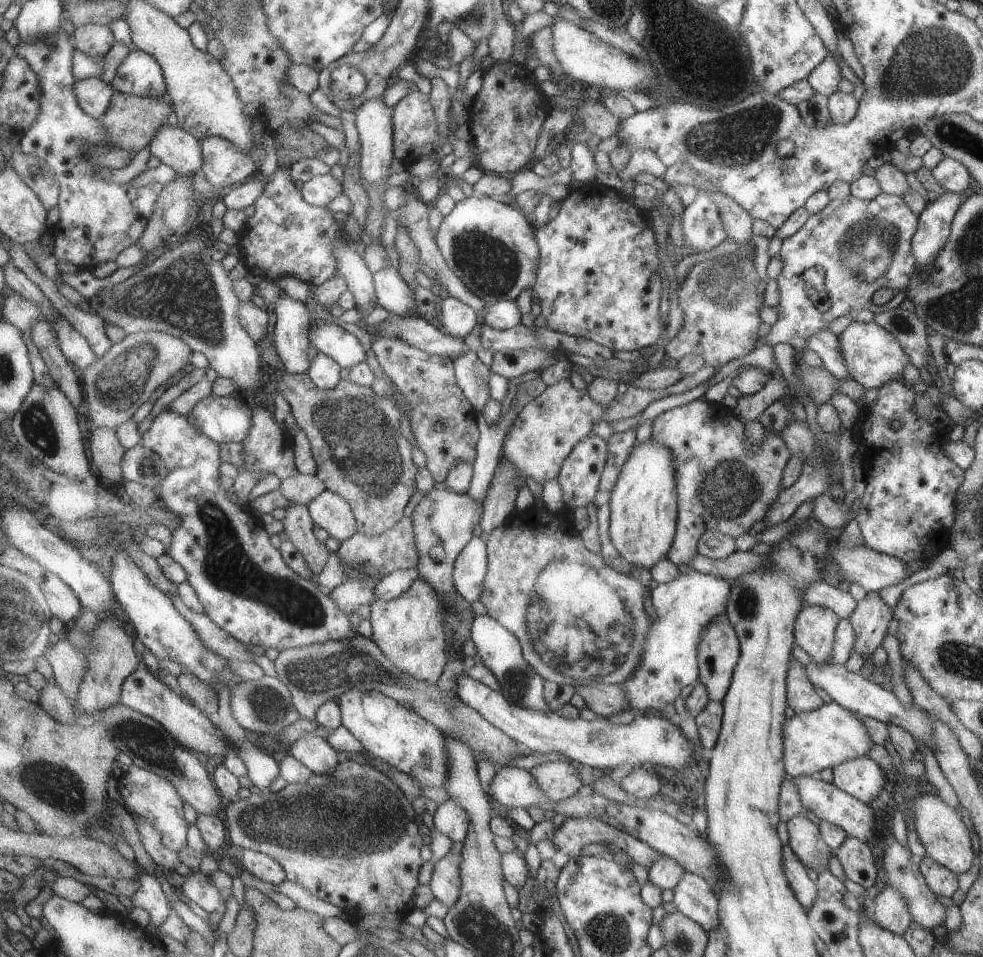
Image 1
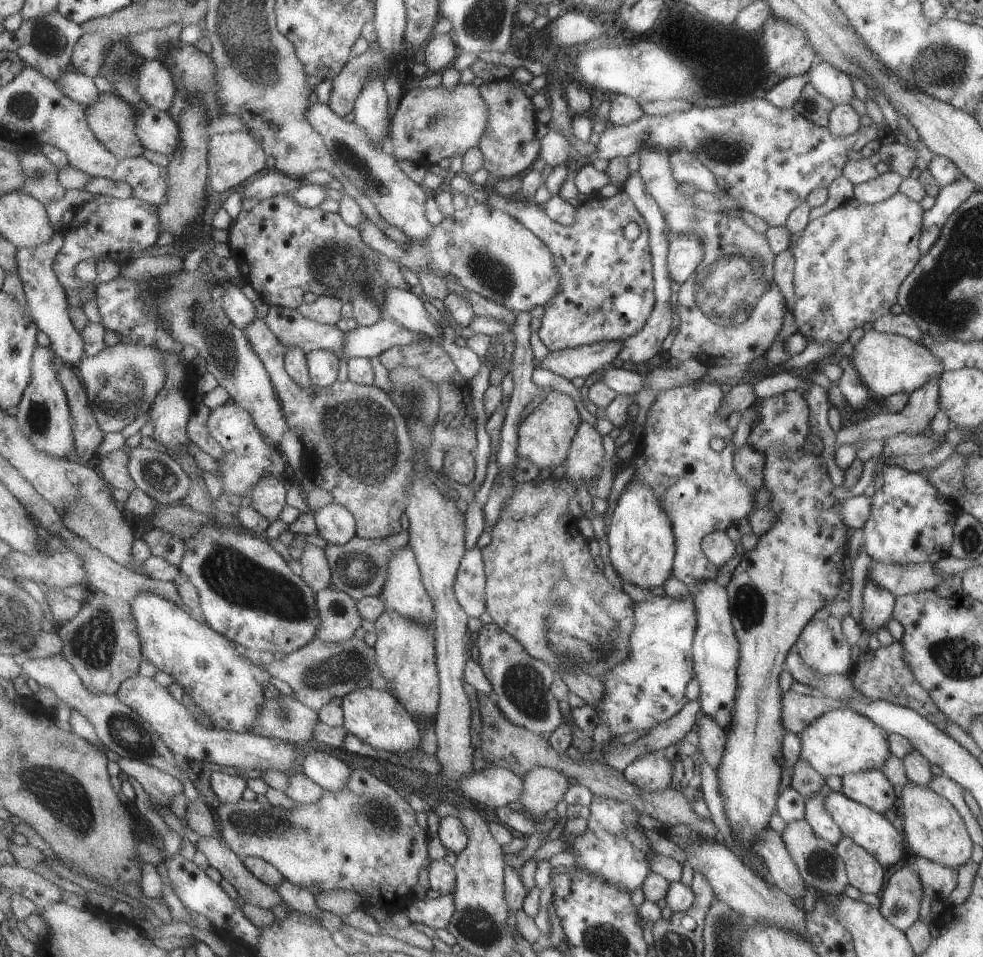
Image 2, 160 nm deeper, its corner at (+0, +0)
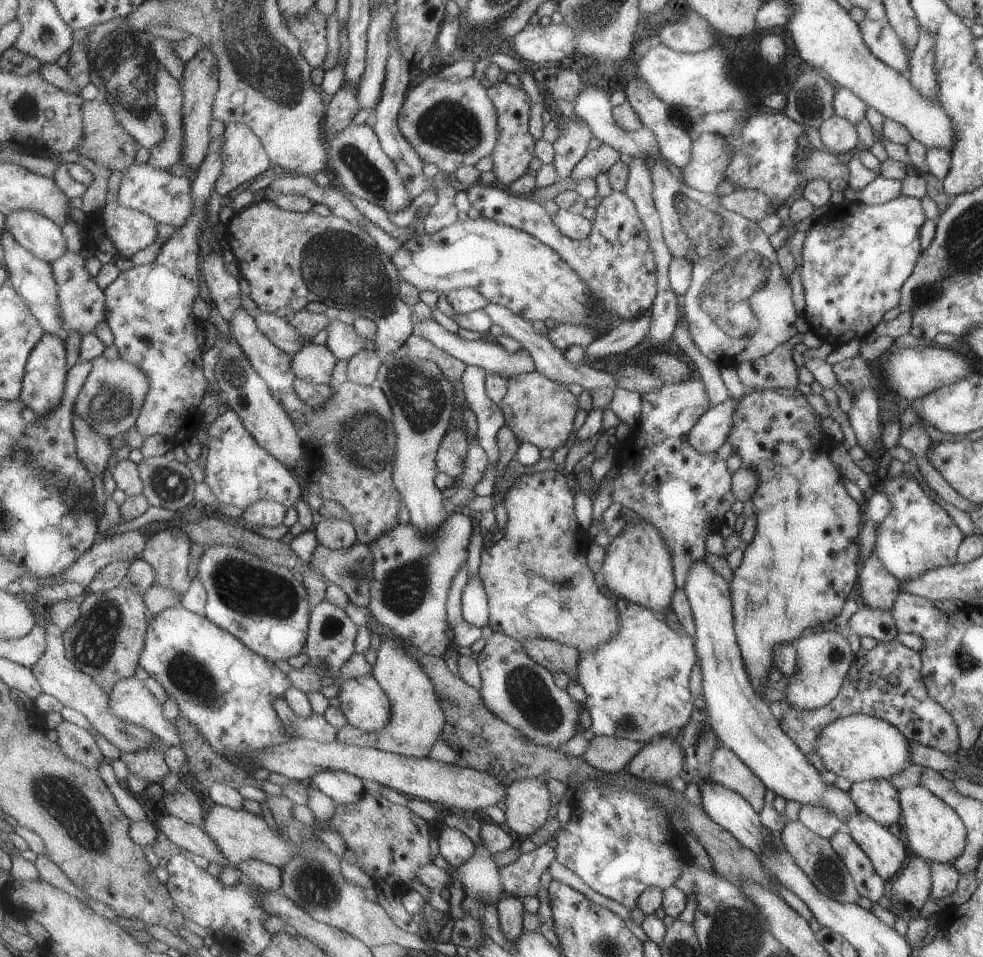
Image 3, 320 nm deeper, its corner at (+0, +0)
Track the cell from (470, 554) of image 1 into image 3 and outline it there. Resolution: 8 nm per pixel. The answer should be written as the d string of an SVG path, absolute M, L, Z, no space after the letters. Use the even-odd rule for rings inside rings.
M480 576L469 578L463 589L463 618L480 629L489 626L490 604L483 580Z

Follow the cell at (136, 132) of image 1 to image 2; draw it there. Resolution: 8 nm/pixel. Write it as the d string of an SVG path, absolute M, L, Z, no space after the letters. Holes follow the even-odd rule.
M106 92L101 94L95 104L86 107L86 112L89 126L93 129L96 137L117 158L143 157L145 147L140 142L140 136L136 133L136 116L138 114L131 103L121 98L116 92Z

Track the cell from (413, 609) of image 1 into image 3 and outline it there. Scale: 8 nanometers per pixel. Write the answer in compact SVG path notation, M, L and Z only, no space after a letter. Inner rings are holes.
M383 638L378 652L378 660L372 672L392 700L392 720L383 731L370 733L354 727L351 723L338 730L338 740L345 744L378 748L392 753L412 757L426 757L433 746L442 738L447 719L440 705L436 684L425 672L423 665L409 656L401 638Z

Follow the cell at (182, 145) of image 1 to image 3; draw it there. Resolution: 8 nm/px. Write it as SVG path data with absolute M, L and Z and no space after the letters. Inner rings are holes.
M128 17L111 19L91 27L89 30L86 49L92 68L92 82L100 89L100 97L107 99L112 104L116 110L116 117L125 127L125 130L132 134L143 147L149 150L156 144L163 143L167 139L168 130L157 108L157 75L165 67L158 61L152 37L148 31L133 28Z

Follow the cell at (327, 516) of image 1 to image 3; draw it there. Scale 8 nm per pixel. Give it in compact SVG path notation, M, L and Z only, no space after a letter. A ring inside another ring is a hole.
M319 518L314 531L320 544L334 551L351 548L358 543L356 526L352 521Z

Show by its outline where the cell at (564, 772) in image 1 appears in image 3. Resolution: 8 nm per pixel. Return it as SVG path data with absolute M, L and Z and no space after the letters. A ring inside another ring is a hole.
M535 777L512 782L504 796L505 824L519 836L530 837L549 814L549 790Z

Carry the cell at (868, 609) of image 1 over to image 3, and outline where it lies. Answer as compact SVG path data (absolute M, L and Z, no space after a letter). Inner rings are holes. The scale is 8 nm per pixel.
M872 552L861 562L858 583L865 606L890 611L900 591L900 582L886 571Z

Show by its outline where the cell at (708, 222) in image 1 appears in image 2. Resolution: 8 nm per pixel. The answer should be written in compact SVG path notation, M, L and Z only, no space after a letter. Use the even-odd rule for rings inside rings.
M688 235L670 237L666 256L666 269L670 279L681 284L697 268L701 260L701 245Z

